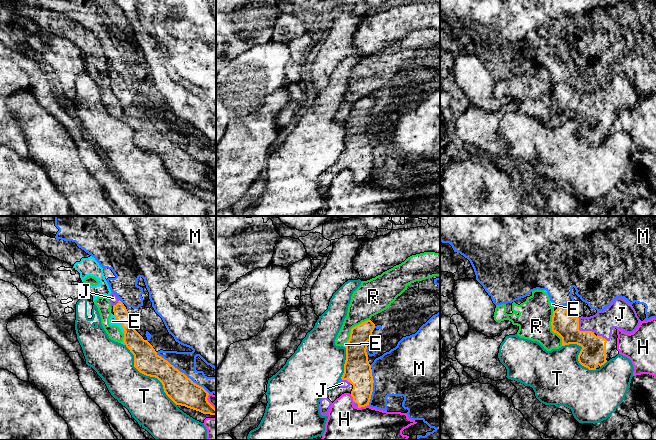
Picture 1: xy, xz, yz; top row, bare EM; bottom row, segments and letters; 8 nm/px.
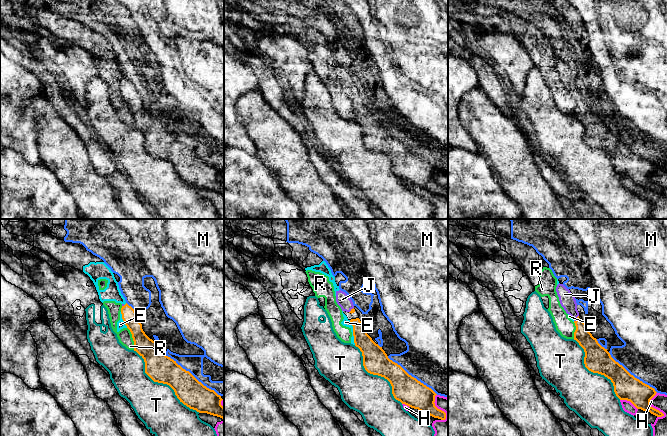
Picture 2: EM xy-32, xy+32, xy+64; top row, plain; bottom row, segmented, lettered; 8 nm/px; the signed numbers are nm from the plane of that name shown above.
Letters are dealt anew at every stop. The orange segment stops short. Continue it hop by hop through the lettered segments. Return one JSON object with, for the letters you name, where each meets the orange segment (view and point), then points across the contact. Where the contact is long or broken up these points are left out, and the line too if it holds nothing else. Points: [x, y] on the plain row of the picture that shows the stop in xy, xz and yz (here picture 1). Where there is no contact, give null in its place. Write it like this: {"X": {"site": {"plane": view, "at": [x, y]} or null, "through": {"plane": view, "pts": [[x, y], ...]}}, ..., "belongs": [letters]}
{"J": {"site": {"plane": "yz", "at": [581, 107]}}, "belongs": ["J"]}

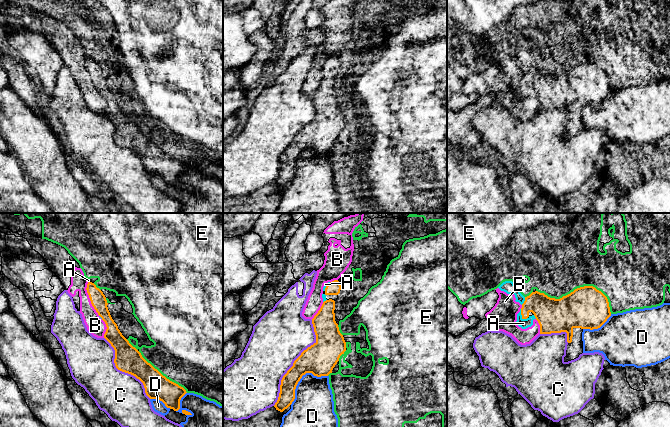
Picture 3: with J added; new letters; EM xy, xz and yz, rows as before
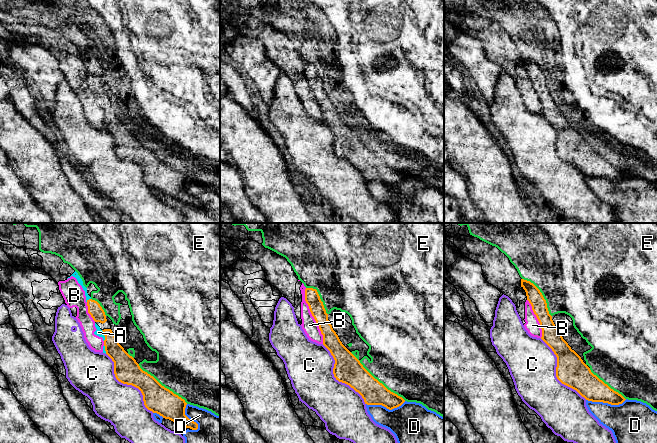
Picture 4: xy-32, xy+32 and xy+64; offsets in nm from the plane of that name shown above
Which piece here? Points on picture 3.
{"belongs": []}

